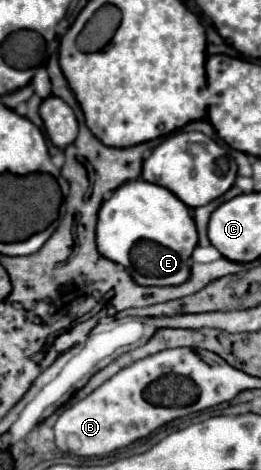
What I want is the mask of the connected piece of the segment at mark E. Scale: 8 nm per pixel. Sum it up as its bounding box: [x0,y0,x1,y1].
[98,180,198,286]

